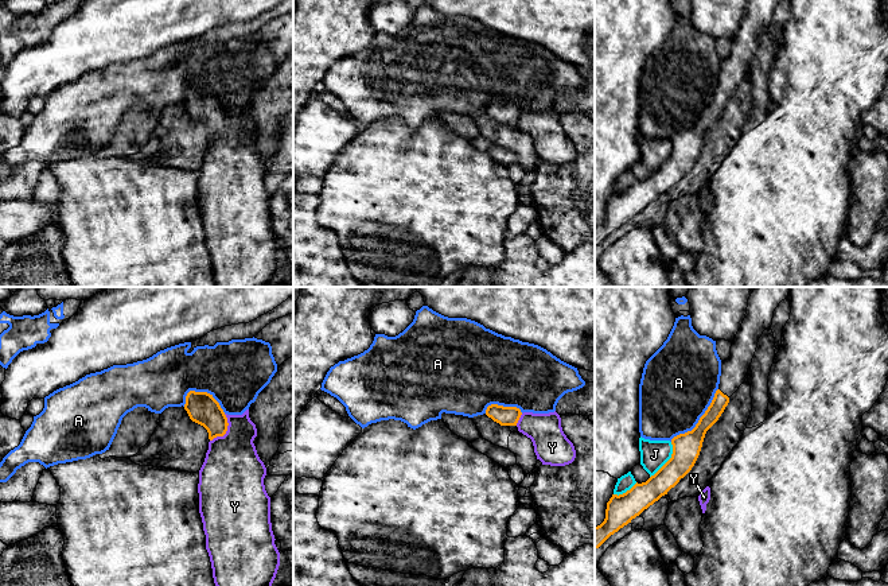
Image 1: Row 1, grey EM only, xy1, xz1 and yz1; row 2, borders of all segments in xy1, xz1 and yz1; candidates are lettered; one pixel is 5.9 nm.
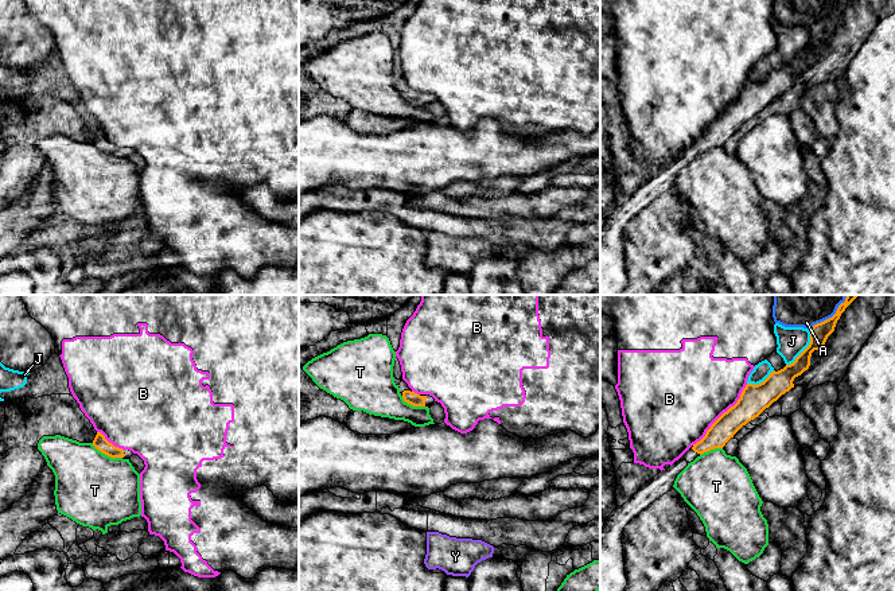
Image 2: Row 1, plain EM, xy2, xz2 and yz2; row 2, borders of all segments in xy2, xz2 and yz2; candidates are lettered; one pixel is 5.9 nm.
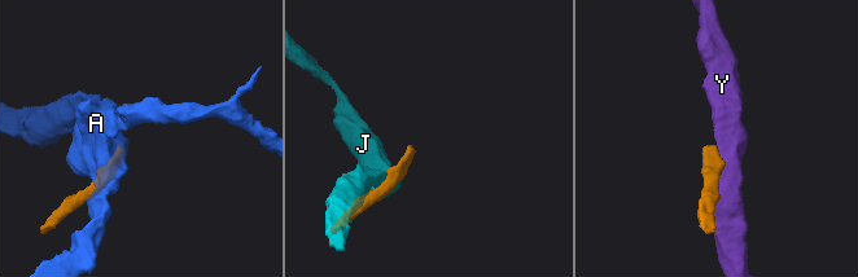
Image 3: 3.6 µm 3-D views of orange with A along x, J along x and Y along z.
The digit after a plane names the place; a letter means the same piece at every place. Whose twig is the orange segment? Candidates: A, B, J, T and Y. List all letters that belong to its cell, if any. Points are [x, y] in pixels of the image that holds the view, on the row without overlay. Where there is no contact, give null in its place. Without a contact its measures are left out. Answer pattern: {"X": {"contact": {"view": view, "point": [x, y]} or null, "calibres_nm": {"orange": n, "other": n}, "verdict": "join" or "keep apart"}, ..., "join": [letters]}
{"A": {"contact": {"view": "yz1", "point": [700, 117]}, "calibres_nm": {"orange": 170, "other": 440}, "verdict": "keep apart"}, "B": {"contact": {"view": "yz2", "point": [722, 113]}, "calibres_nm": {"orange": 170, "other": 480}, "verdict": "keep apart"}, "J": {"contact": {"view": "yz2", "point": [805, 47]}, "calibres_nm": {"orange": 140, "other": 180}, "verdict": "keep apart"}, "T": {"contact": {"view": "xy2", "point": [106, 152]}, "calibres_nm": {"orange": 80, "other": 440}, "verdict": "keep apart"}, "Y": {"contact": {"view": "xy1", "point": [226, 128]}, "calibres_nm": {"orange": 190, "other": 360}, "verdict": "keep apart"}, "join": []}

